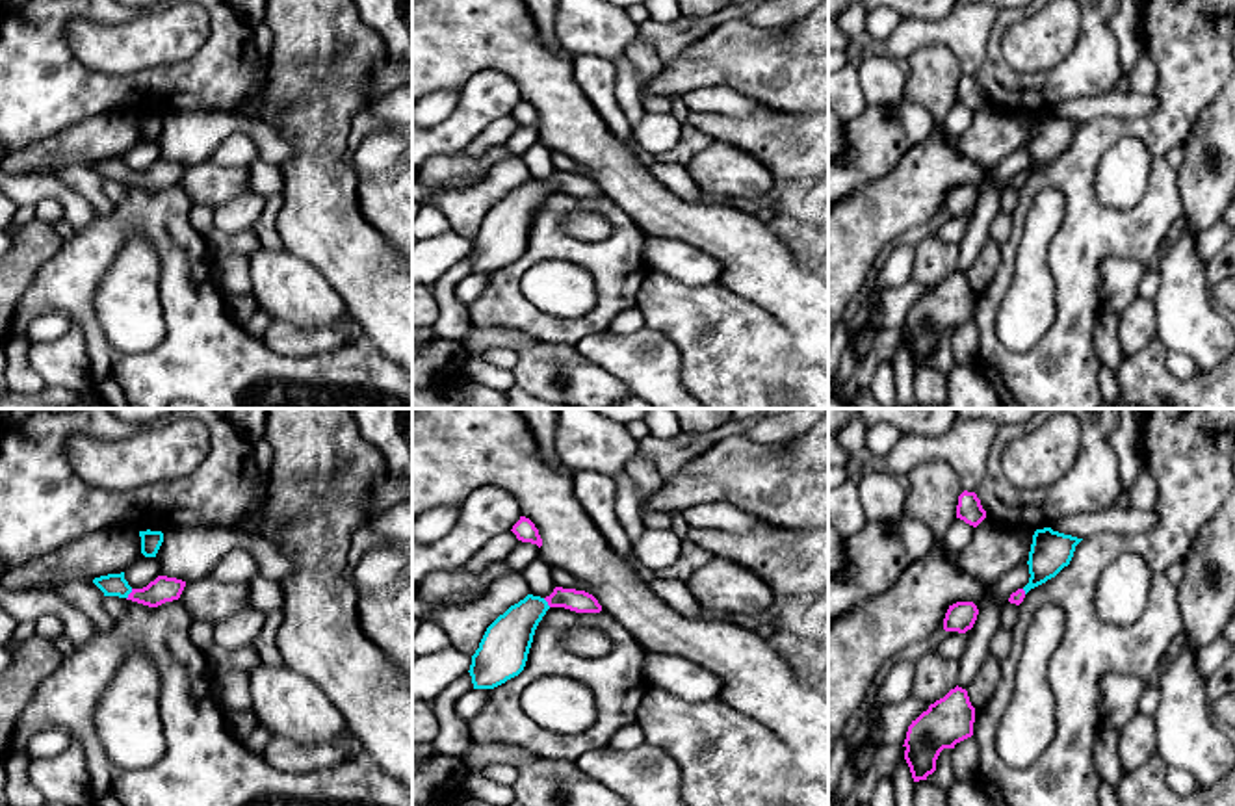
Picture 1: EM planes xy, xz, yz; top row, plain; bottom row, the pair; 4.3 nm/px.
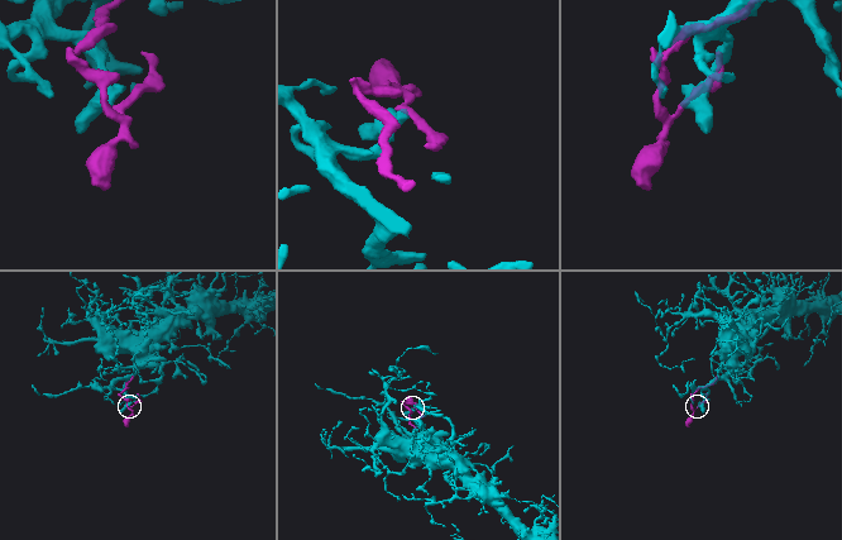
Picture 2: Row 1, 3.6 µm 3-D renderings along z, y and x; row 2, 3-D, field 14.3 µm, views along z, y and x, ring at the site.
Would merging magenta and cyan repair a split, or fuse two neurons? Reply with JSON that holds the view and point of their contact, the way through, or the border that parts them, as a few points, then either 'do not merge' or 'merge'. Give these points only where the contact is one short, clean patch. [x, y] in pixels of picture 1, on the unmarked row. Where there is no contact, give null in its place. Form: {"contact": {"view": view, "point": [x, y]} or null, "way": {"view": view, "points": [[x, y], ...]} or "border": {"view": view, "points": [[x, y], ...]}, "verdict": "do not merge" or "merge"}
{"contact": {"view": "xy", "point": [129, 179]}, "way": {"view": "xy", "points": [[162, 173], [153, 179], [129, 179], [114, 168]]}, "verdict": "merge"}

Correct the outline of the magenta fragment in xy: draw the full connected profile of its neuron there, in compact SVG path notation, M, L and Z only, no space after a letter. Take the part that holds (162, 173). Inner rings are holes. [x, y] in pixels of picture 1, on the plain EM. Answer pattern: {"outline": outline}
{"outline": "M124 156L95 162L93 167L104 176L104 180L119 180L149 191L178 184L186 171L186 165L182 163L158 160L147 171L132 173L124 163Z"}

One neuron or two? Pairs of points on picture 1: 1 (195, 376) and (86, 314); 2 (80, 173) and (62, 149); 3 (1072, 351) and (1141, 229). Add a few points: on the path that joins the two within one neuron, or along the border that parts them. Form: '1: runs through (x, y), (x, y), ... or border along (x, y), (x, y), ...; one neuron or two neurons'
1: runs through (164, 376), (129, 376), (99, 346); one neuron
2: border along (91, 164), (67, 164), (51, 173); two neurons
3: runs through (1076, 316), (1078, 272), (1105, 244); one neuron

